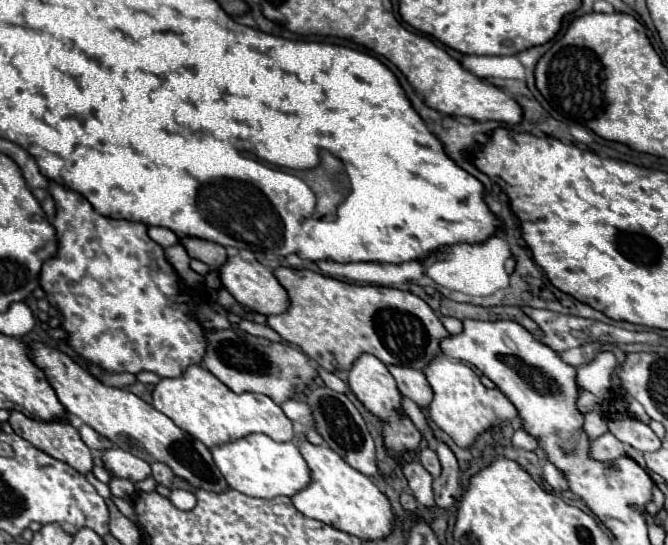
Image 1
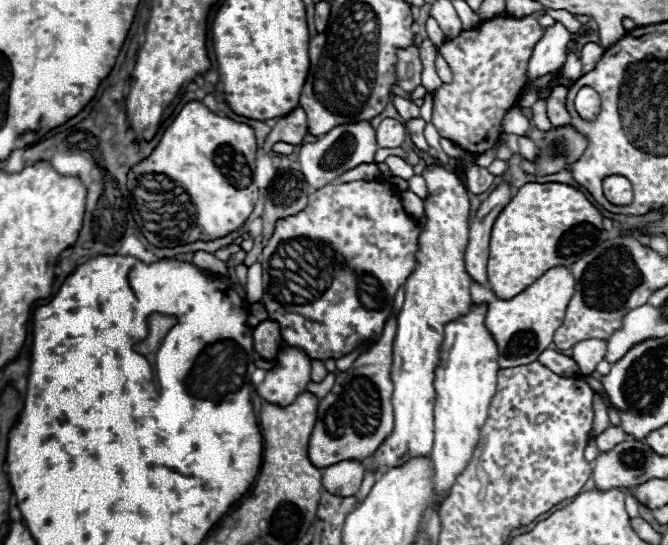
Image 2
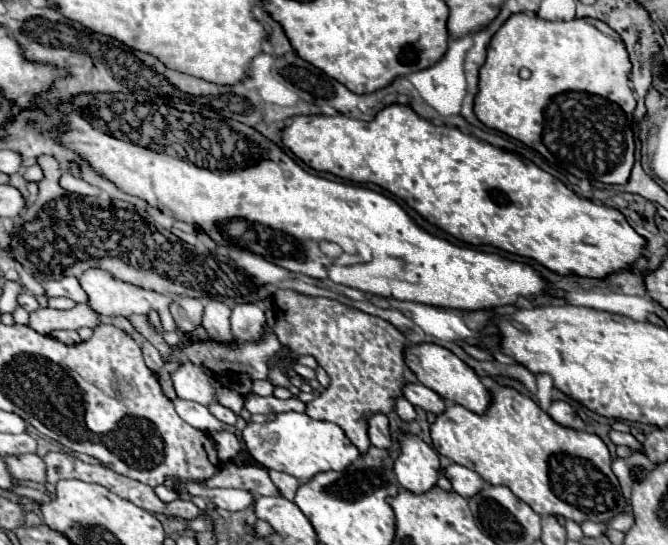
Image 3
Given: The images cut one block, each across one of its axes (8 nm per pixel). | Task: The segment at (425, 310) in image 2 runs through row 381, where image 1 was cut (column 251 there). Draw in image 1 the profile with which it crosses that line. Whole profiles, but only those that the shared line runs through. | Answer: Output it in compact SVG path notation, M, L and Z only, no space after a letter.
M190 366L180 378L162 378L152 392L152 406L166 414L178 428L188 432L192 438L204 442L208 448L236 442L248 434L260 432L276 442L292 442L292 420L282 408L264 394L244 392L236 394L226 388L210 370L204 366Z

